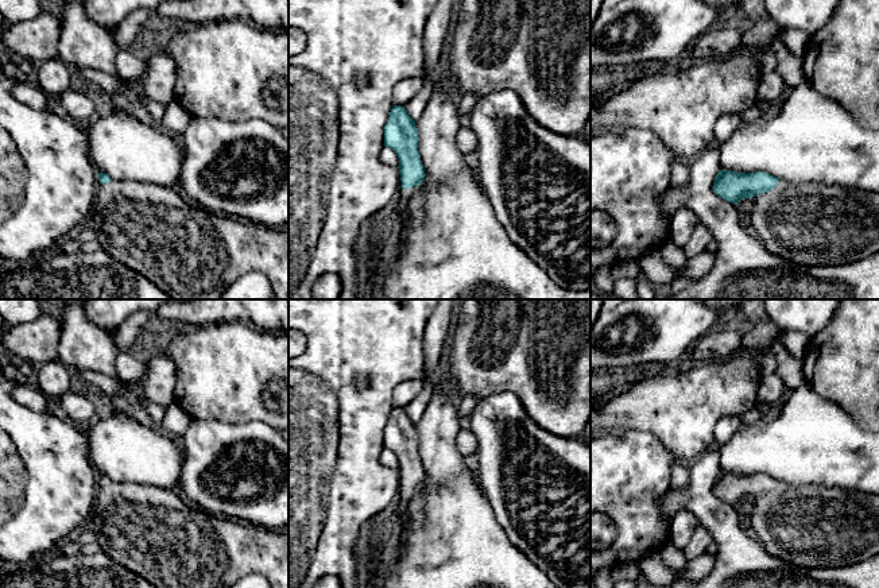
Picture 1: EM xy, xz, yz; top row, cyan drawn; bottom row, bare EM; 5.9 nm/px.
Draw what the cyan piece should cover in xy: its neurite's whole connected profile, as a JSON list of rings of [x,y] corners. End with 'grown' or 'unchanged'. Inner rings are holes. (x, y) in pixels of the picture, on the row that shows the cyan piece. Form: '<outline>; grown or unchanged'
[[[105,173],[97,174],[96,198],[89,224],[105,252],[151,281],[174,299],[221,299],[226,287],[247,272],[262,272],[271,283],[278,299],[289,299],[289,229],[270,228],[249,220],[213,214],[190,202],[178,187],[116,181]]]; grown

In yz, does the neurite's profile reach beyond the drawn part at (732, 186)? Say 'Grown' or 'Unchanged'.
Grown

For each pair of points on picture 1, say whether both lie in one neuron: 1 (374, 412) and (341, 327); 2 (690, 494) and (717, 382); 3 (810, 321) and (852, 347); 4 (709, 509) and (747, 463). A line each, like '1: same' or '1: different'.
1: same
2: different
3: different
4: different

